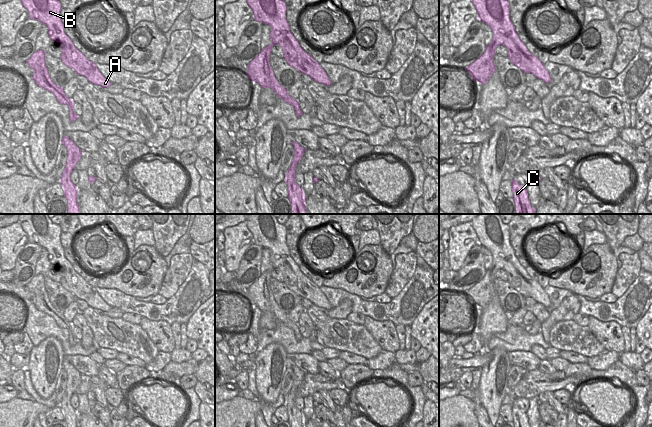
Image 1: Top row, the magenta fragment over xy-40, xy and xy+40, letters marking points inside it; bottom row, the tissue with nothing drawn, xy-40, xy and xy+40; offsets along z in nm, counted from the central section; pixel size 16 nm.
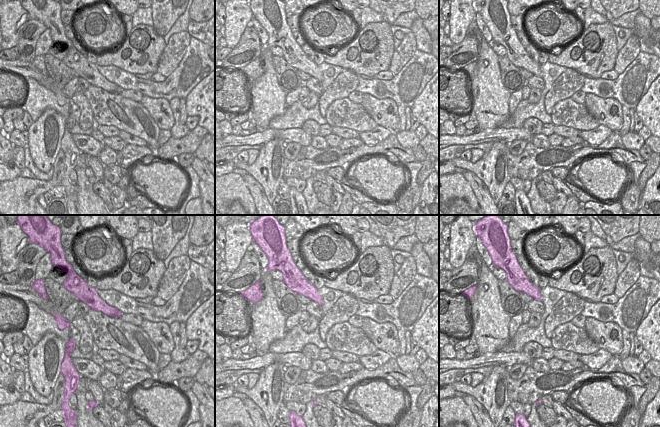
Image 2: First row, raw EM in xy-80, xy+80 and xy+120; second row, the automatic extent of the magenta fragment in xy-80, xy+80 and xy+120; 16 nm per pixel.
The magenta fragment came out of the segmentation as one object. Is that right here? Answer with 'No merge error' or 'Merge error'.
Merge error.

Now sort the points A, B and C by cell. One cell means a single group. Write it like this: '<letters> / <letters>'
A B / C

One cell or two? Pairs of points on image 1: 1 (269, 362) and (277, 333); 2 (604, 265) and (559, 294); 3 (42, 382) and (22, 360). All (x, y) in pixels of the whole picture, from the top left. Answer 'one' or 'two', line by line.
1: two
2: two
3: two

